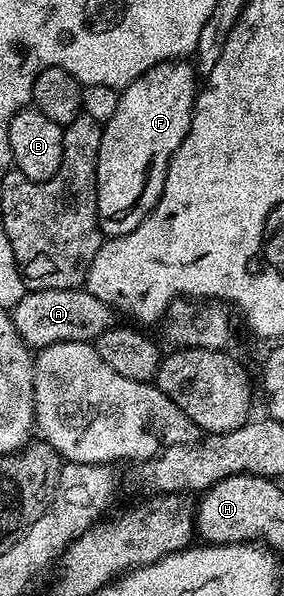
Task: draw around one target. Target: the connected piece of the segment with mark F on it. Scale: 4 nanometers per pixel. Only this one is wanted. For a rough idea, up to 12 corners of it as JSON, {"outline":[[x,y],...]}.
{"outline":[[151,67],[119,91],[97,153],[104,236],[157,205],[191,131],[197,71]]}

